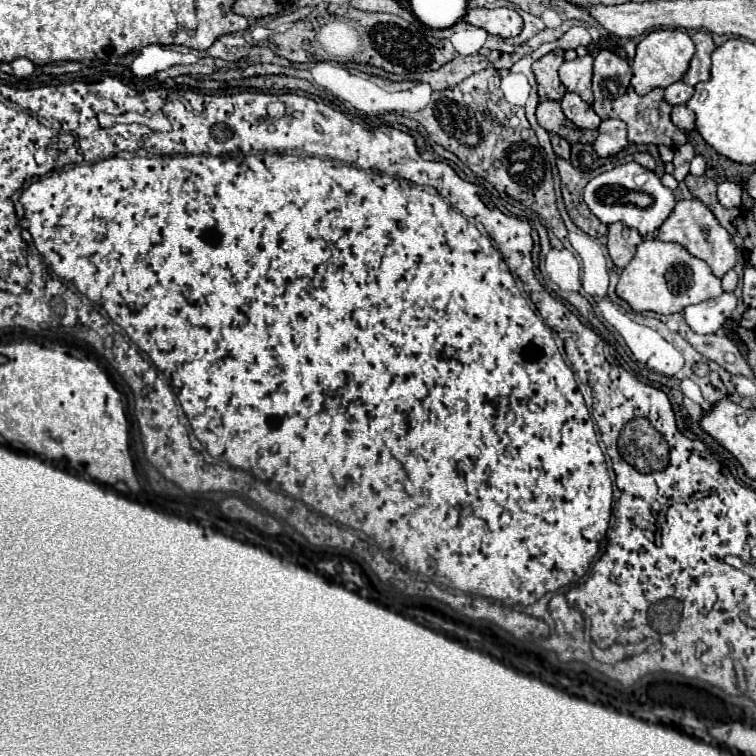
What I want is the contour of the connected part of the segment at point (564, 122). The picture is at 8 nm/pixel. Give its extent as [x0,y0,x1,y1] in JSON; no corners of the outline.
[536,100,598,144]

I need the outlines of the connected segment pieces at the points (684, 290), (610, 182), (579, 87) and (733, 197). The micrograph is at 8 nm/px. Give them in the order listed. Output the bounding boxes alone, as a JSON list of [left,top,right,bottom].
[[616,238,724,314],[584,162,676,236],[558,54,594,104],[718,182,742,208]]

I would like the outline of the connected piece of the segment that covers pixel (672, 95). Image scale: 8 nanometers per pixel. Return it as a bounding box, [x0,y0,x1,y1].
[664,82,694,106]

